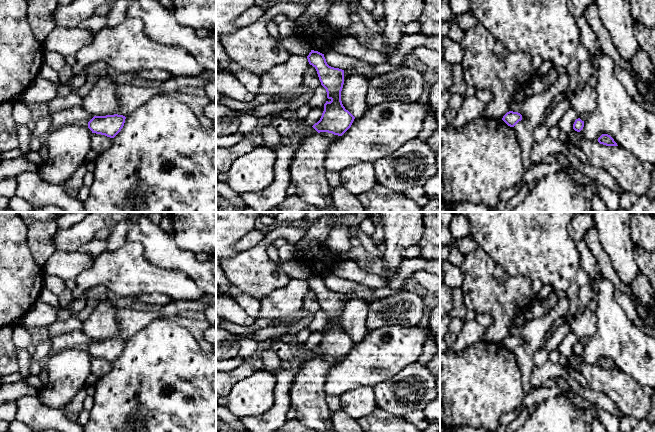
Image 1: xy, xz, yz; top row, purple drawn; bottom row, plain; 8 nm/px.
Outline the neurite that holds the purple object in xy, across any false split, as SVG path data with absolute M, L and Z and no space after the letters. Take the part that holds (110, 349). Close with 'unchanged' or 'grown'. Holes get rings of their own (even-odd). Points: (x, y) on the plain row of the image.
M123 339L94 340L88 346L88 352L92 357L114 362L123 352L126 341Z; unchanged

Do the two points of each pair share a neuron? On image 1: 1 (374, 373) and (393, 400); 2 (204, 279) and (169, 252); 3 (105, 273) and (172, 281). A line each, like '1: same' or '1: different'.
1: different
2: same
3: same

